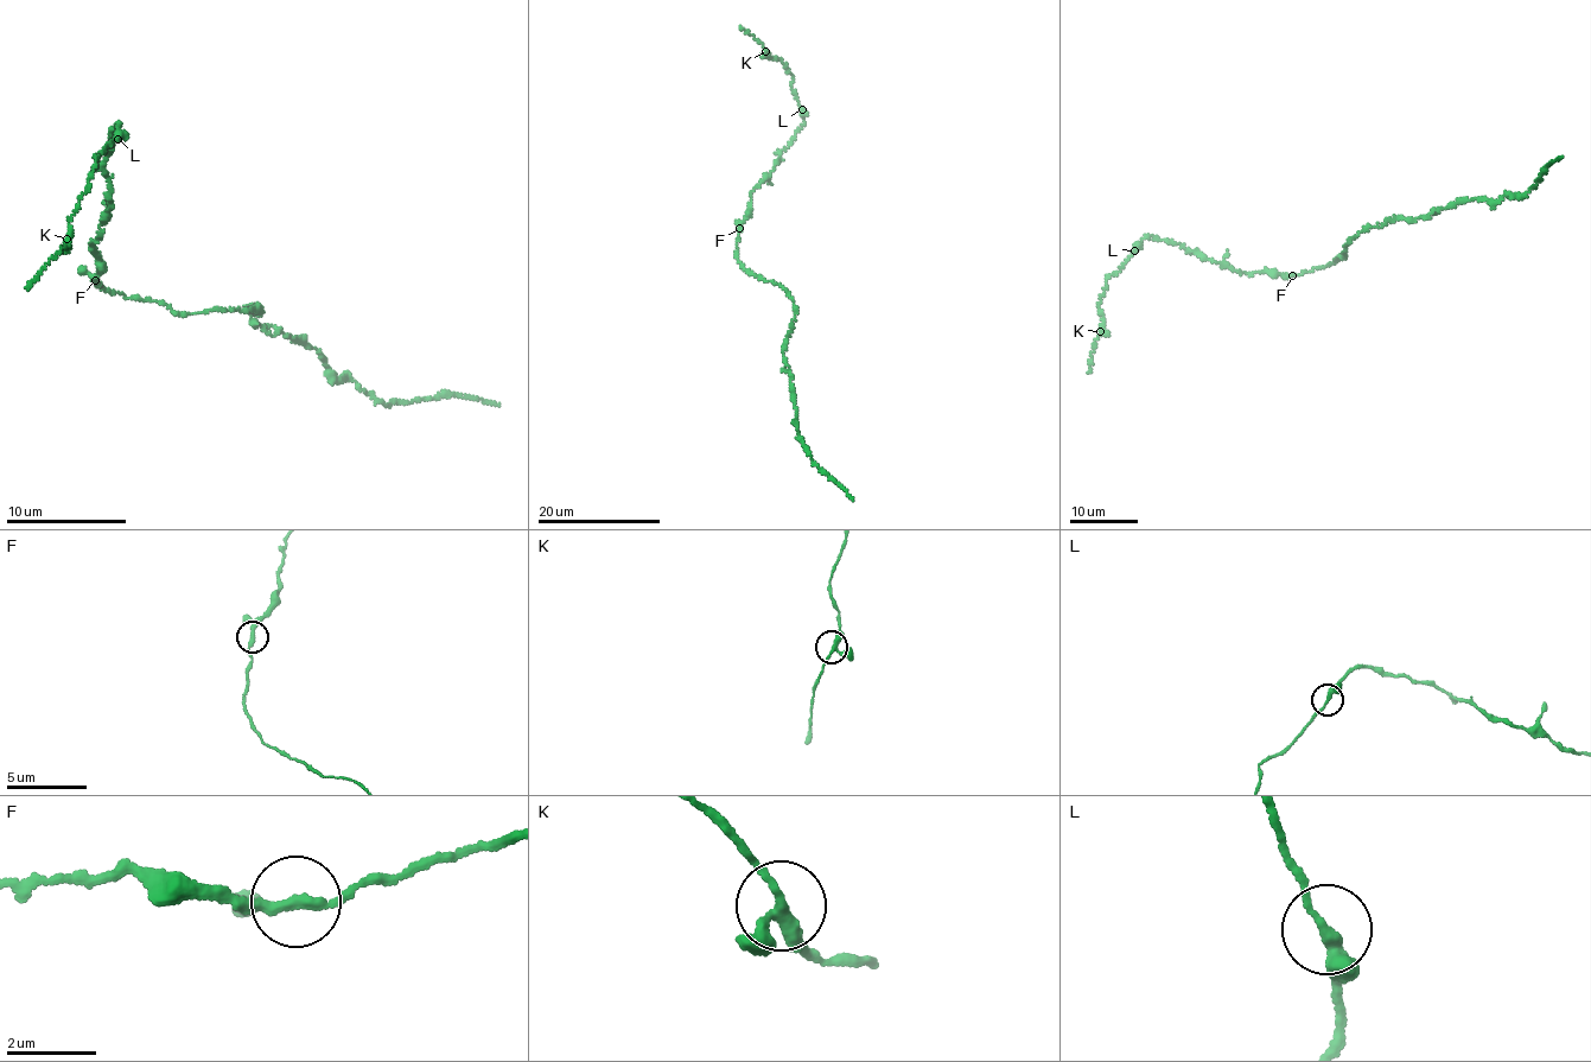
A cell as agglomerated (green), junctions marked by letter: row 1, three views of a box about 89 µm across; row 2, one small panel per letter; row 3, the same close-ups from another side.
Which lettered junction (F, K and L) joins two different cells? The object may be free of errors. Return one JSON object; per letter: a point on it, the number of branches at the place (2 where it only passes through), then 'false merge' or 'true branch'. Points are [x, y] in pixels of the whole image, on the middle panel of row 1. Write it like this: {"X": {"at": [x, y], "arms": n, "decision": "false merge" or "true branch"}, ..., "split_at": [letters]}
{"F": {"at": [739, 228], "arms": 3, "decision": "true branch"}, "K": {"at": [765, 51], "arms": 3, "decision": "true branch"}, "L": {"at": [802, 109], "arms": 3, "decision": "true branch"}, "split_at": []}

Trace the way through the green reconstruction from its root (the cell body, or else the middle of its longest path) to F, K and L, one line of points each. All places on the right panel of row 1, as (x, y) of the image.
F: (1334, 262), (1293, 275)
K: (1334, 262), (1294, 277), (1236, 272), (1196, 252), (1150, 236), (1105, 279), (1100, 331)
L: (1334, 262), (1289, 277), (1267, 271), (1236, 272), (1196, 252), (1152, 236), (1141, 241), (1134, 250)

